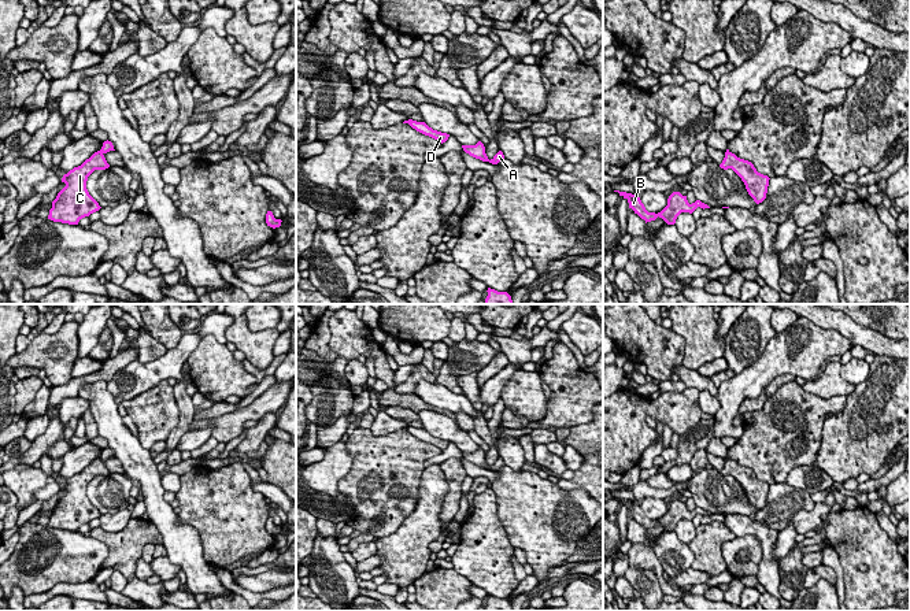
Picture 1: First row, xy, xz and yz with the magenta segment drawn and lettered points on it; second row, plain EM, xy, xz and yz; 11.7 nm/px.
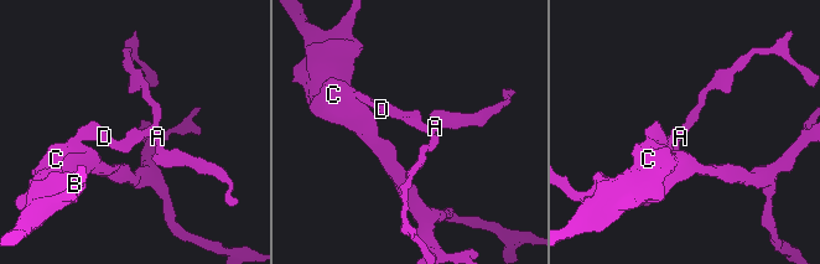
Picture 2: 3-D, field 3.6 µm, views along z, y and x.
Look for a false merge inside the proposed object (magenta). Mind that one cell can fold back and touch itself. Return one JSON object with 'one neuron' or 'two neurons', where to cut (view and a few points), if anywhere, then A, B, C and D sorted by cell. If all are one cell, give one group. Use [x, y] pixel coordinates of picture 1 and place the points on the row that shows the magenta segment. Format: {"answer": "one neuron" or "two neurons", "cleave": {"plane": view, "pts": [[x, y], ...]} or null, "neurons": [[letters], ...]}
{"answer": "two neurons", "cleave": {"plane": "xy", "pts": [[99, 151], [102, 154]]}, "neurons": [["A", "D"], ["B", "C"]]}

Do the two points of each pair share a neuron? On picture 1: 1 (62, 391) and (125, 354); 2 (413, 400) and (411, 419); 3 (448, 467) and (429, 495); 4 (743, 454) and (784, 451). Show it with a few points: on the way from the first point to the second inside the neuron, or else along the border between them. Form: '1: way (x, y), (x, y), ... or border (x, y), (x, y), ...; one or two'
1: way (77, 382), (102, 376), (110, 369); one
2: border (384, 406), (403, 406), (417, 414); two
3: border (439, 465), (448, 487), (443, 506); two
4: way (753, 451), (775, 451); one

